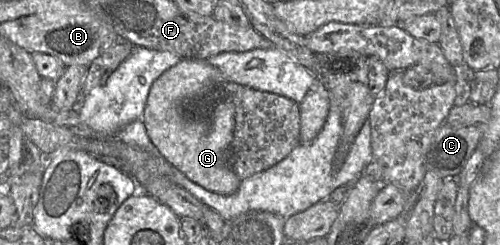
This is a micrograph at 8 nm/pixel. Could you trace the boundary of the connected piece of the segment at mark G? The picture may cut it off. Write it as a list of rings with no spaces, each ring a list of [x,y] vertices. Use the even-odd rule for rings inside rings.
[[[182,58],[153,83],[142,115],[150,140],[164,158],[197,185],[221,195],[234,194],[241,184],[231,168],[235,109],[225,98],[227,82],[207,60]],[[191,101],[198,104],[193,115],[185,110]]]

